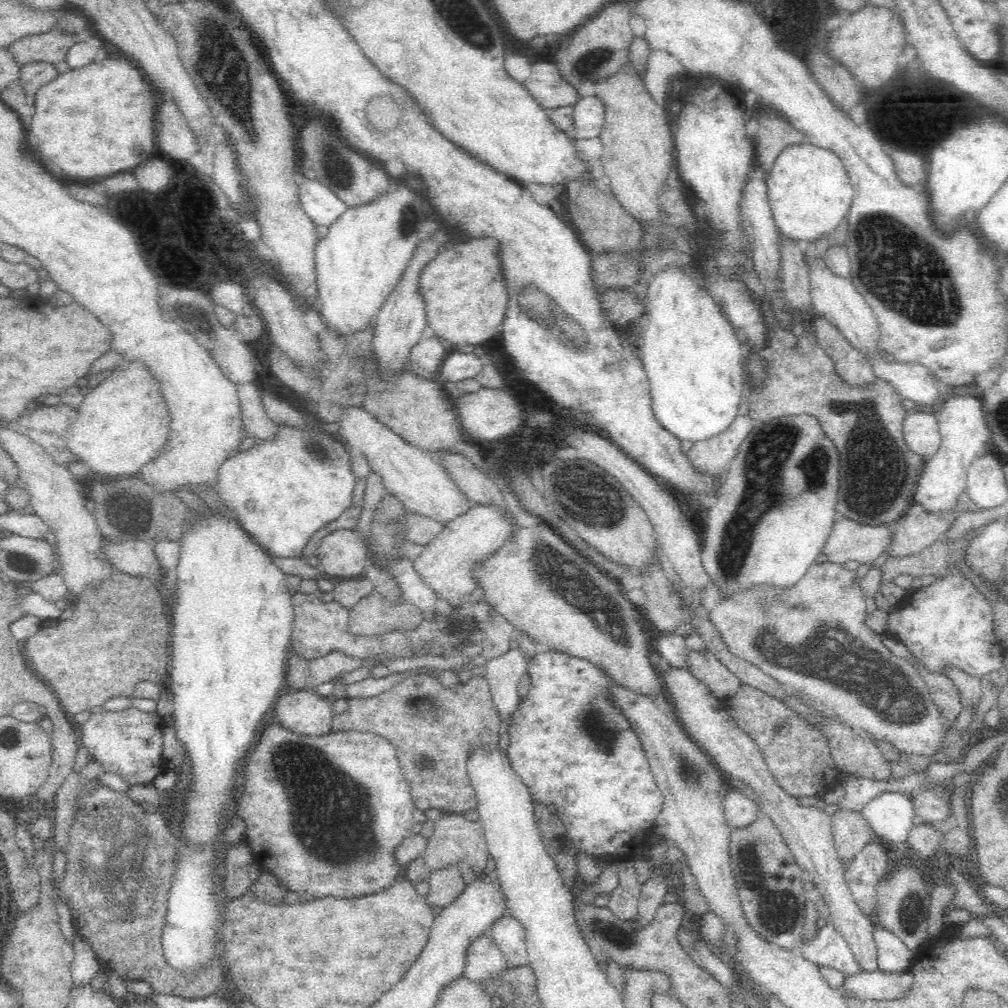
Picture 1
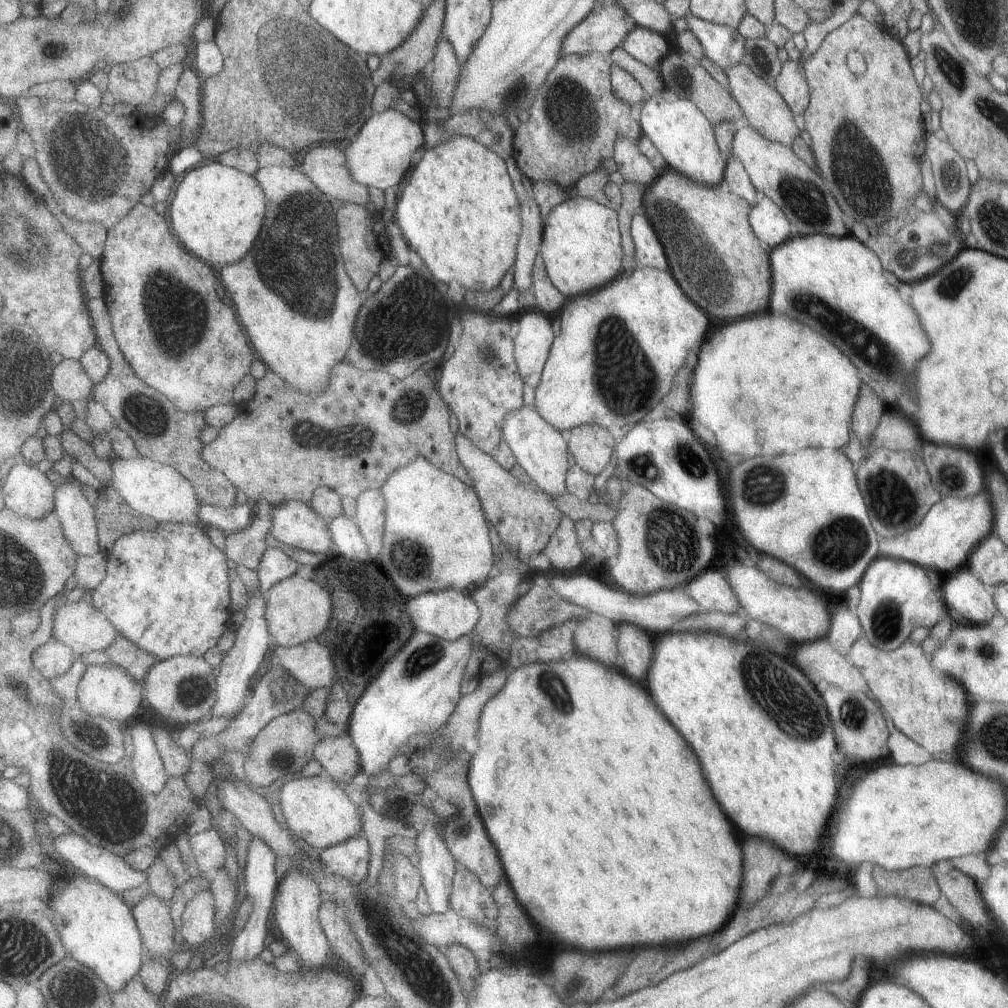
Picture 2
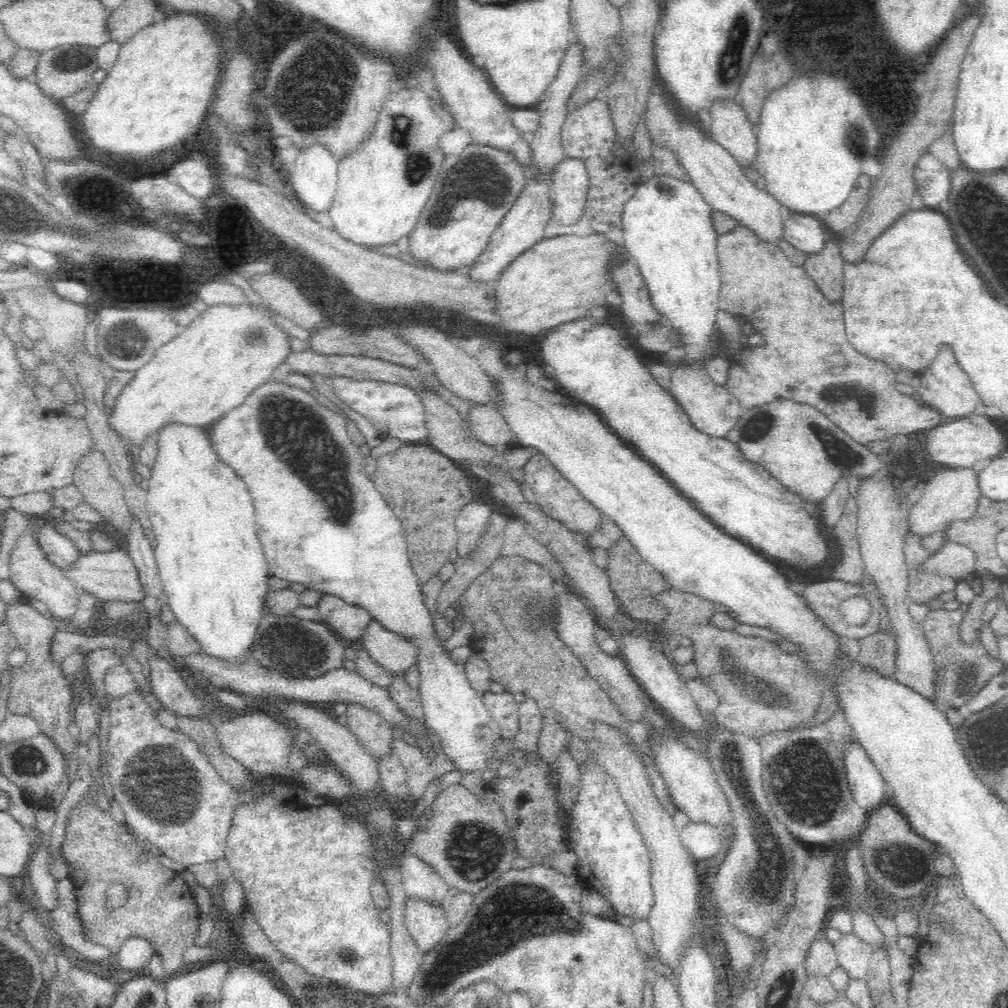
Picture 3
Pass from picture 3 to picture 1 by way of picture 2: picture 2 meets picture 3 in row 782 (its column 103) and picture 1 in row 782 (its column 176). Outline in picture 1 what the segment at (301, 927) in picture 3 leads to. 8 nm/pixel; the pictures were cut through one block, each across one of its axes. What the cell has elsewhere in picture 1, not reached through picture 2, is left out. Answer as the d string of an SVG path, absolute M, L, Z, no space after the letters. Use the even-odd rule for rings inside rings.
M276 722L268 724L260 732L260 738L246 750L232 796L230 816L246 826L242 842L252 856L274 858L270 860L270 868L264 870L276 876L286 892L294 892L300 904L330 896L338 900L376 896L388 892L400 880L402 864L396 854L400 844L414 836L416 808L410 802L404 776L400 776L396 752L382 736L362 732L298 736Z

